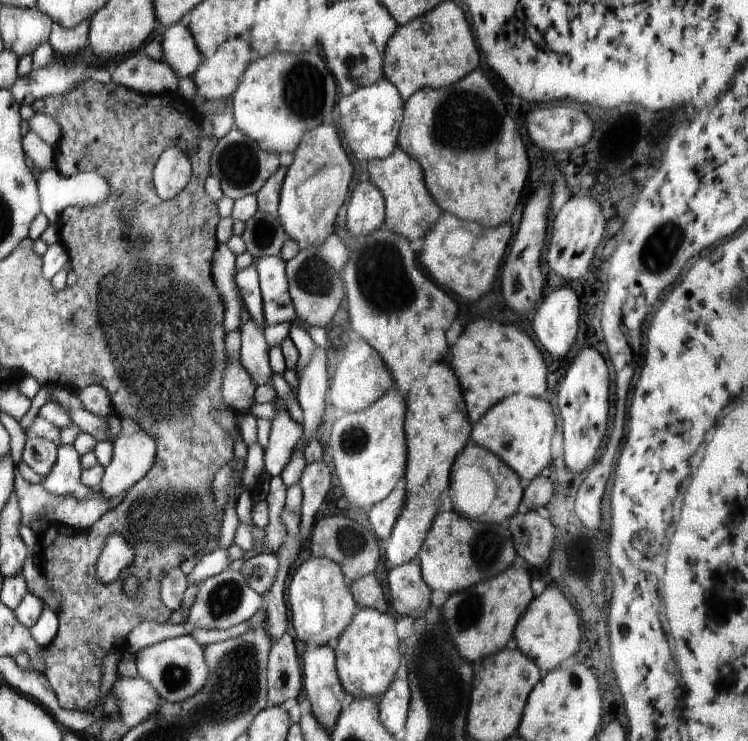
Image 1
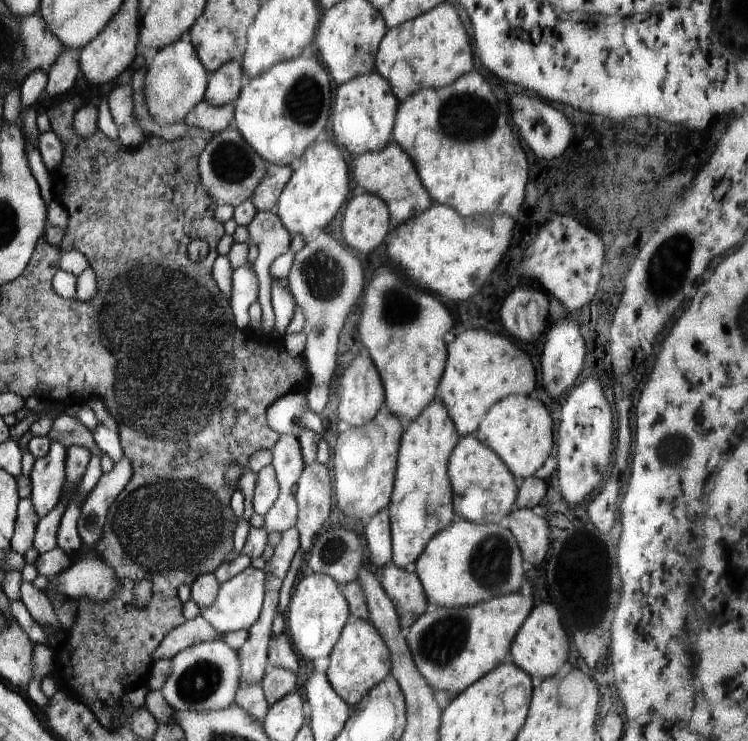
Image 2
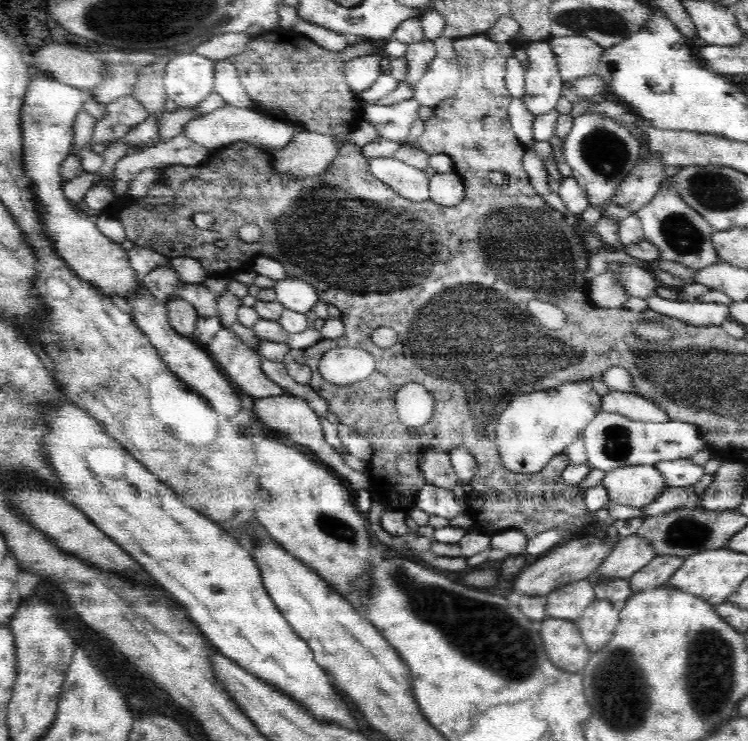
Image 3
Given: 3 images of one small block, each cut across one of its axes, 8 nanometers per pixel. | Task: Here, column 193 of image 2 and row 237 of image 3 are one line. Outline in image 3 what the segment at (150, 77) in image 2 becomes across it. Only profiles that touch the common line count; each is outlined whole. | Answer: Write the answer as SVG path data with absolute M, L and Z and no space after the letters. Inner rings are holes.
M36 72L32 75L30 84L26 91L26 98L21 108L21 129L22 129L22 149L23 149L23 167L27 178L31 182L31 191L35 196L37 210L41 216L41 225L44 234L53 242L55 253L82 279L95 286L100 292L103 292L110 298L126 298L126 296L136 296L138 288L143 286L138 278L138 272L132 268L128 261L128 250L121 243L106 237L96 227L94 215L84 215L78 213L75 204L69 202L63 191L64 178L60 174L60 168L66 157L70 155L72 144L74 144L73 123L78 113L83 110L85 101L91 98L94 101L94 94L91 91L81 88L70 87L62 84L44 73Z

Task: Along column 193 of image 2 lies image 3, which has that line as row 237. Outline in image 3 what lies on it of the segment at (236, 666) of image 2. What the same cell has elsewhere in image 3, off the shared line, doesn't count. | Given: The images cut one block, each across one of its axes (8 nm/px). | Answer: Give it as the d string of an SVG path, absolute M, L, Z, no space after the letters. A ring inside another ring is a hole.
M660 189L636 215L643 224L644 238L660 249L658 261L673 260L698 271L719 261L711 239L714 228L676 193L676 189Z

